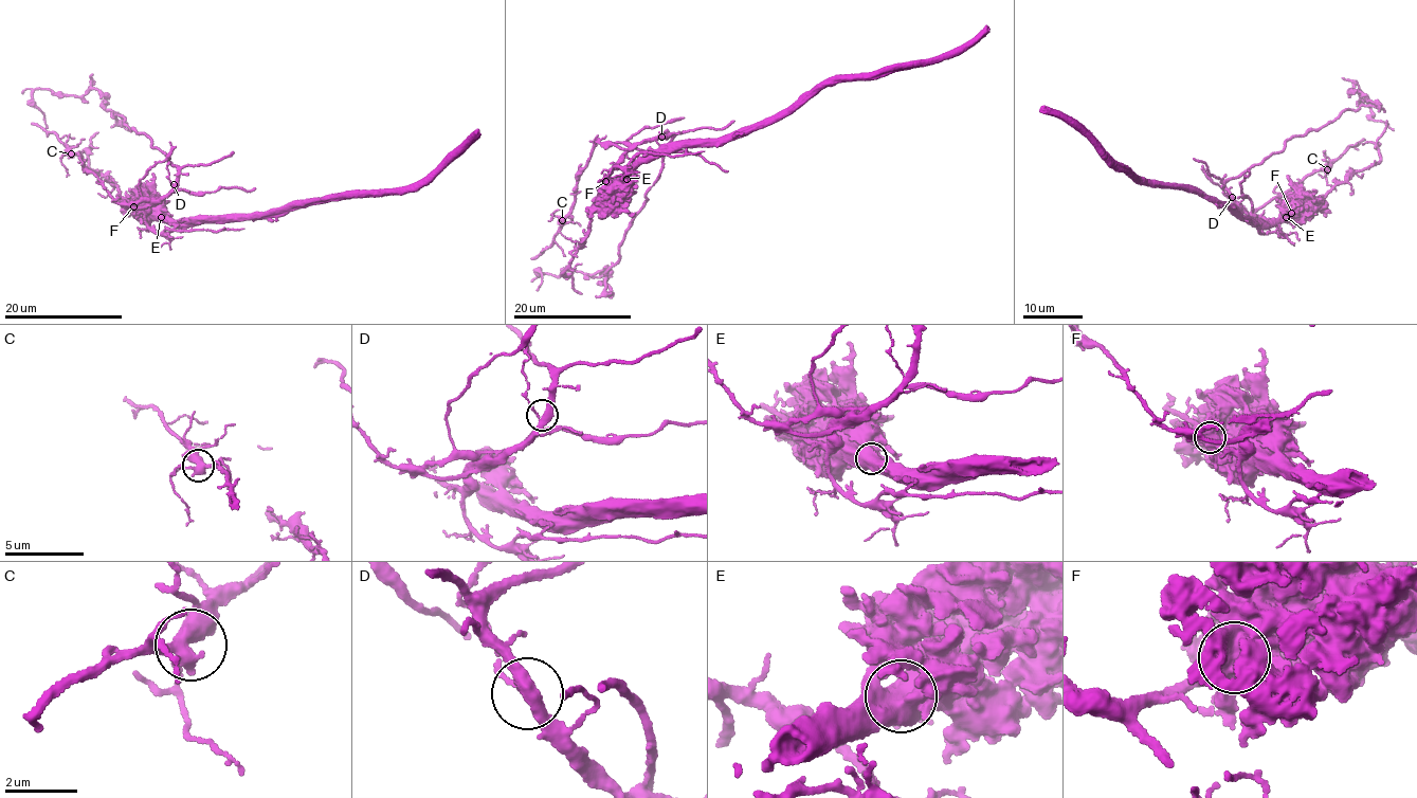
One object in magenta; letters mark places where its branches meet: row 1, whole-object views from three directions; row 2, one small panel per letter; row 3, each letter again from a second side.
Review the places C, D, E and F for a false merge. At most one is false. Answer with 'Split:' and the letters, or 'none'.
Split: F

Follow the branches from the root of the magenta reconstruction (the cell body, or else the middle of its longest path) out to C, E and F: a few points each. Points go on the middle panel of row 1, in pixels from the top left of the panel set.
C: (620, 161), (623, 151), (596, 139), (579, 178), (577, 193), (562, 220)
E: (620, 161), (607, 178), (627, 179)
F: (620, 161), (612, 167), (605, 181)

